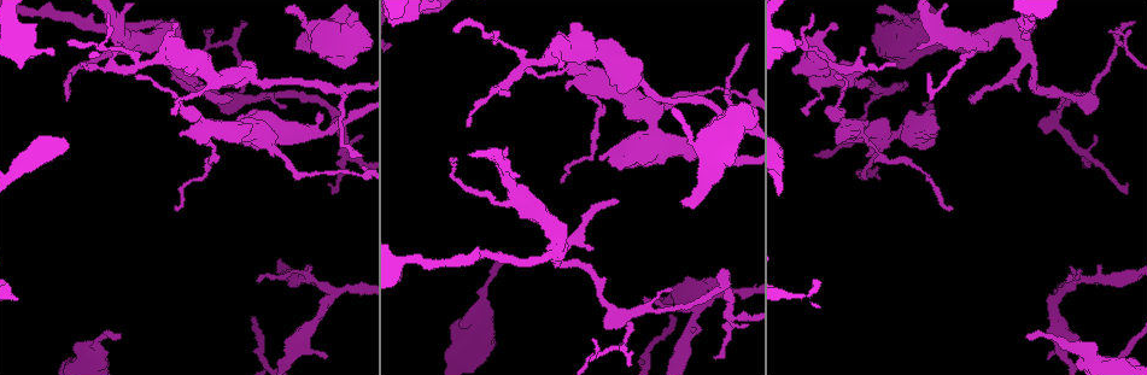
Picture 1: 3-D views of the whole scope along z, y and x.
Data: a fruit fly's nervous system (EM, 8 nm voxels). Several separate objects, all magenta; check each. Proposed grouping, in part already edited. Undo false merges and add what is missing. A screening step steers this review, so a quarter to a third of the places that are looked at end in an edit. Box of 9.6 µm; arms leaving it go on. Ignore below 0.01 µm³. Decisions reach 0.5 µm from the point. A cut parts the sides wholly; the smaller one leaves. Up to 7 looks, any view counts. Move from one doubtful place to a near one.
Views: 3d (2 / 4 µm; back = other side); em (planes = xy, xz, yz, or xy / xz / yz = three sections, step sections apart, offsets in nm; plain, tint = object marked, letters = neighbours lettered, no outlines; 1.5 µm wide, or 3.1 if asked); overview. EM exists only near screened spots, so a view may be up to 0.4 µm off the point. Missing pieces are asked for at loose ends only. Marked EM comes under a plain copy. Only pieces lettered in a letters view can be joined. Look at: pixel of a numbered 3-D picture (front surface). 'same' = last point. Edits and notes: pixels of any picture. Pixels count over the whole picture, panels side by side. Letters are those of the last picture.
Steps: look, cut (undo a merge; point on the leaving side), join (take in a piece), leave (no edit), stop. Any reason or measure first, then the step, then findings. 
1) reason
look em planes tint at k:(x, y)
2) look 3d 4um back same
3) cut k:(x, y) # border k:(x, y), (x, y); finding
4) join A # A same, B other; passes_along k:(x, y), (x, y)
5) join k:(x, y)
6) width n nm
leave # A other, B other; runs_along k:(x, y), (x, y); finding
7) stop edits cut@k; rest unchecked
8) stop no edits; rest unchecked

branch stops here
look 3d 4um back at 1:(560, 182)

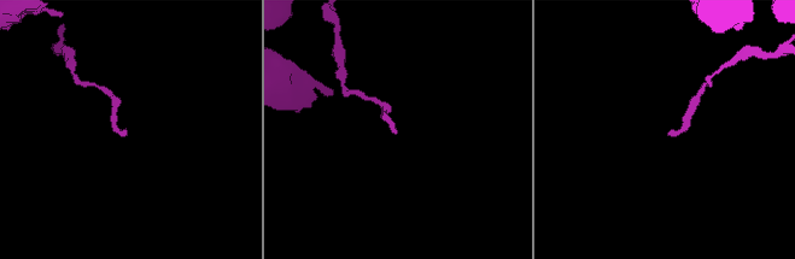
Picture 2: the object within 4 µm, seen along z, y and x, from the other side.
look em planes letters at 2:(396, 132)

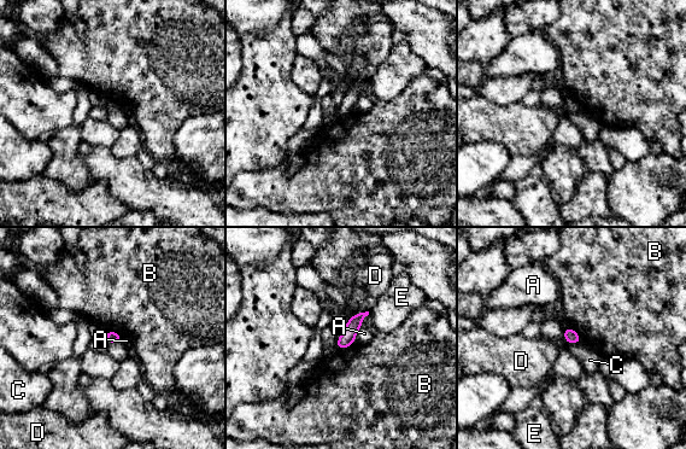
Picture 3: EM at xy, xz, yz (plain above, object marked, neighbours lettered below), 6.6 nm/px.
width 80 nm
leave # A other, B other, C other, D other, E other; border 3:(107, 330), (115, 331), (122, 338); no lettered piece goes on from it

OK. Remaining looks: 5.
an open end
look em yz step 8 letters at 1:(1029, 335)

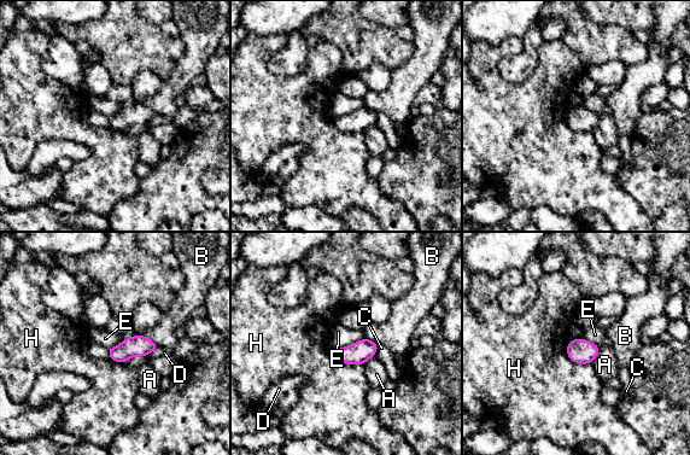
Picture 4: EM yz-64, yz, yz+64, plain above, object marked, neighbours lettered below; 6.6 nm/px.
look em planes letters same

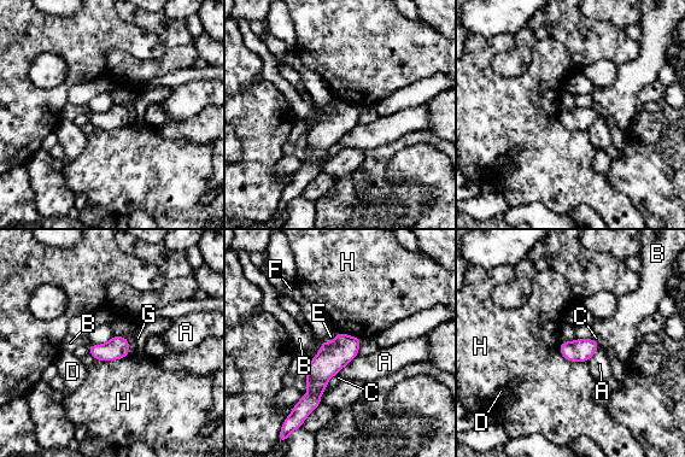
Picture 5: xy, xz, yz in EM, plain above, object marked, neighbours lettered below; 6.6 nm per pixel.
leave # A other, B other, C other, D other, E other, F other, G other, H other; runs_along 5:(357, 341), (317, 378), (303, 406); none of them fits

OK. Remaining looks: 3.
look 3d 2um at 1:(317, 113)

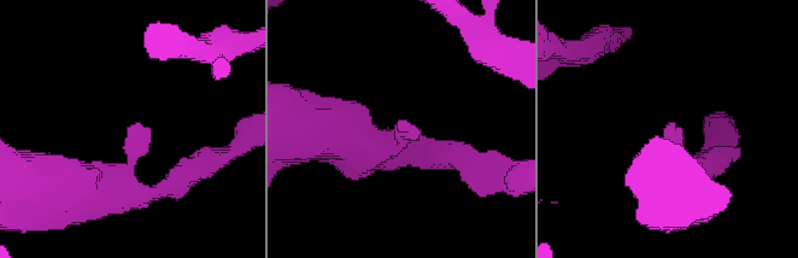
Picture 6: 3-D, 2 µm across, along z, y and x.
look em planes letters at 6:(399, 127)

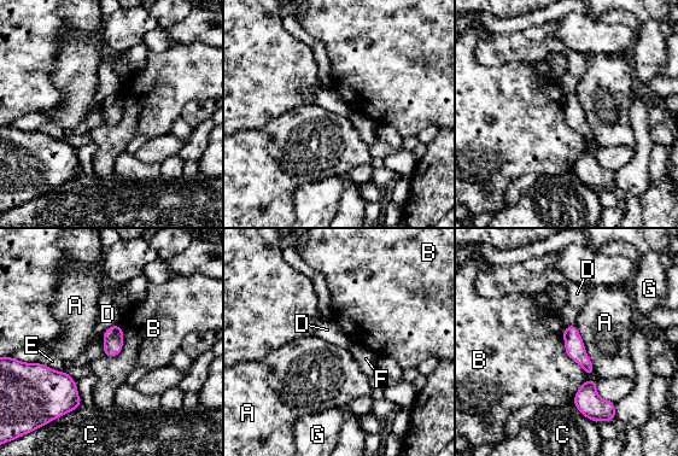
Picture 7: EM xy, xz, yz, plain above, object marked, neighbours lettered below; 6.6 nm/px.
leave # A other, B other, C other, D other, E other, F other, G other; border 7:(574, 323), (595, 372); none of them fits

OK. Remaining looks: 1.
stop no edits; rest unchecked

